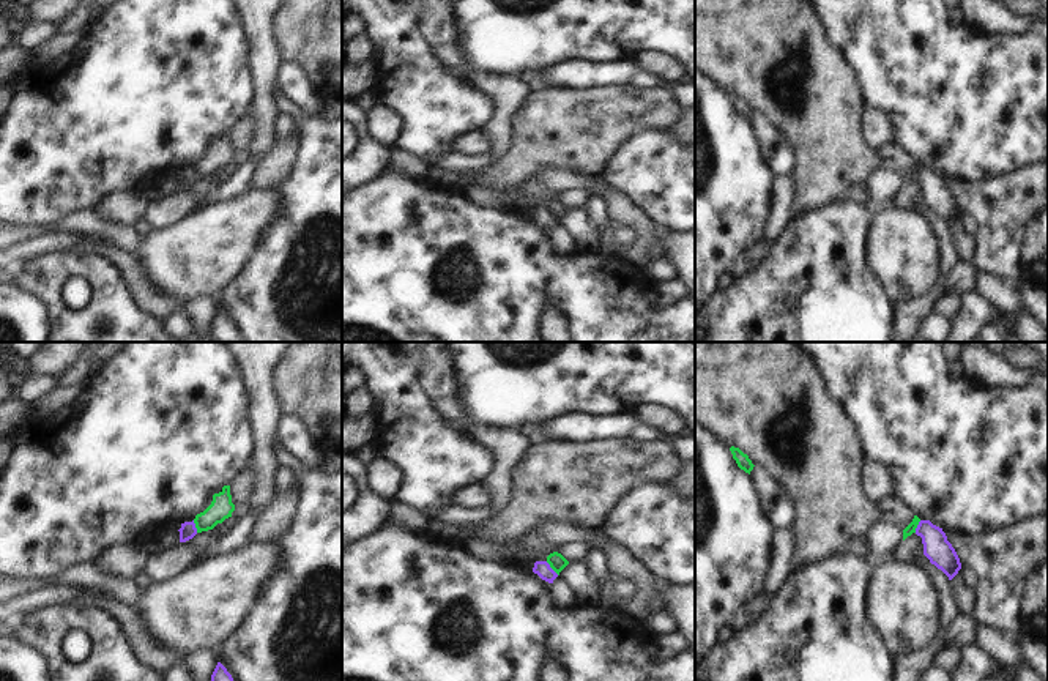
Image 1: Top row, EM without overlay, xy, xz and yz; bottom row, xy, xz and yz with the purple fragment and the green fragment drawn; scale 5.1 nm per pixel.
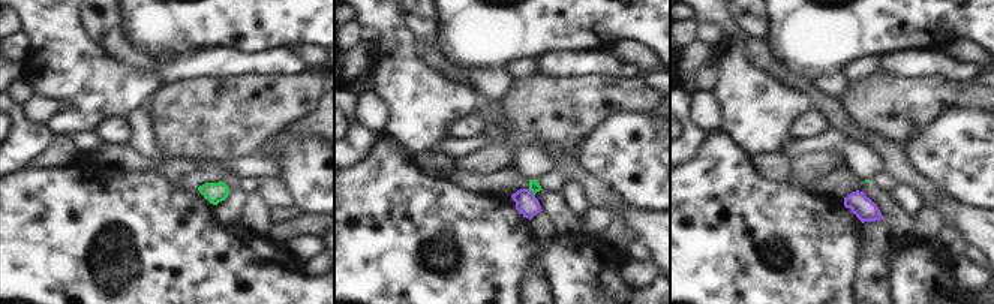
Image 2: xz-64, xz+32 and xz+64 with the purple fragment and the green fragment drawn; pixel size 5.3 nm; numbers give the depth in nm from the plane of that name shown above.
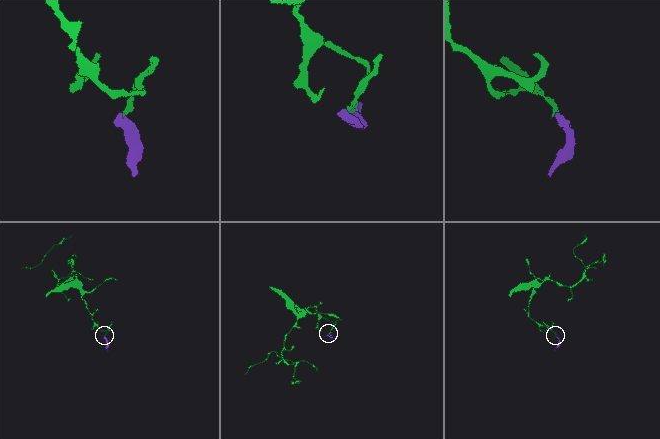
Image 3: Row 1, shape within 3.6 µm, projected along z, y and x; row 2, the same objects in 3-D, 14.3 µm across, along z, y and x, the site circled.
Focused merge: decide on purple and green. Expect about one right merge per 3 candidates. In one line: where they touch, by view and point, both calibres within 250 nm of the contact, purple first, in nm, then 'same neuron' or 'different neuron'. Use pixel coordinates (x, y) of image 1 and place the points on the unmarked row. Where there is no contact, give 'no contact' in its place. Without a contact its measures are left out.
xz (550, 215) | 80/90 nm | different neuron

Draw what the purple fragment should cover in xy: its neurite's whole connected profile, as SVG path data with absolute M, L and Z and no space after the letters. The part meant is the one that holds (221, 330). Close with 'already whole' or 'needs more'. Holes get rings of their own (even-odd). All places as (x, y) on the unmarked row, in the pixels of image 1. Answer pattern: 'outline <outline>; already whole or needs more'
outline M217 309L211 322L210 339L213 342L243 342L241 336L221 309Z; already whole

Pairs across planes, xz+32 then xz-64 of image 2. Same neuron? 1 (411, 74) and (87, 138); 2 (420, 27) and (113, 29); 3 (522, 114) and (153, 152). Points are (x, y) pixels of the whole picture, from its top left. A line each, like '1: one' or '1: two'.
1: two
2: one
3: two

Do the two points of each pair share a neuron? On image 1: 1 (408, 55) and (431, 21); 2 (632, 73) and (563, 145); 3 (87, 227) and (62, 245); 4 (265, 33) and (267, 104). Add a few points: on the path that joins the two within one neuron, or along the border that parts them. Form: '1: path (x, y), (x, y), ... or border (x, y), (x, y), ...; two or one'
1: border (415, 16), (421, 35), (443, 65); two
2: border (657, 85), (593, 87), (583, 90); two
3: border (38, 235), (74, 234), (85, 238); two
4: path (265, 51), (267, 87); one

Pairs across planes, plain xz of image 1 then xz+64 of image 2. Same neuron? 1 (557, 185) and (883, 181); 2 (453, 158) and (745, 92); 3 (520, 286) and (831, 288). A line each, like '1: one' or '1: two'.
1: two
2: two
3: one

